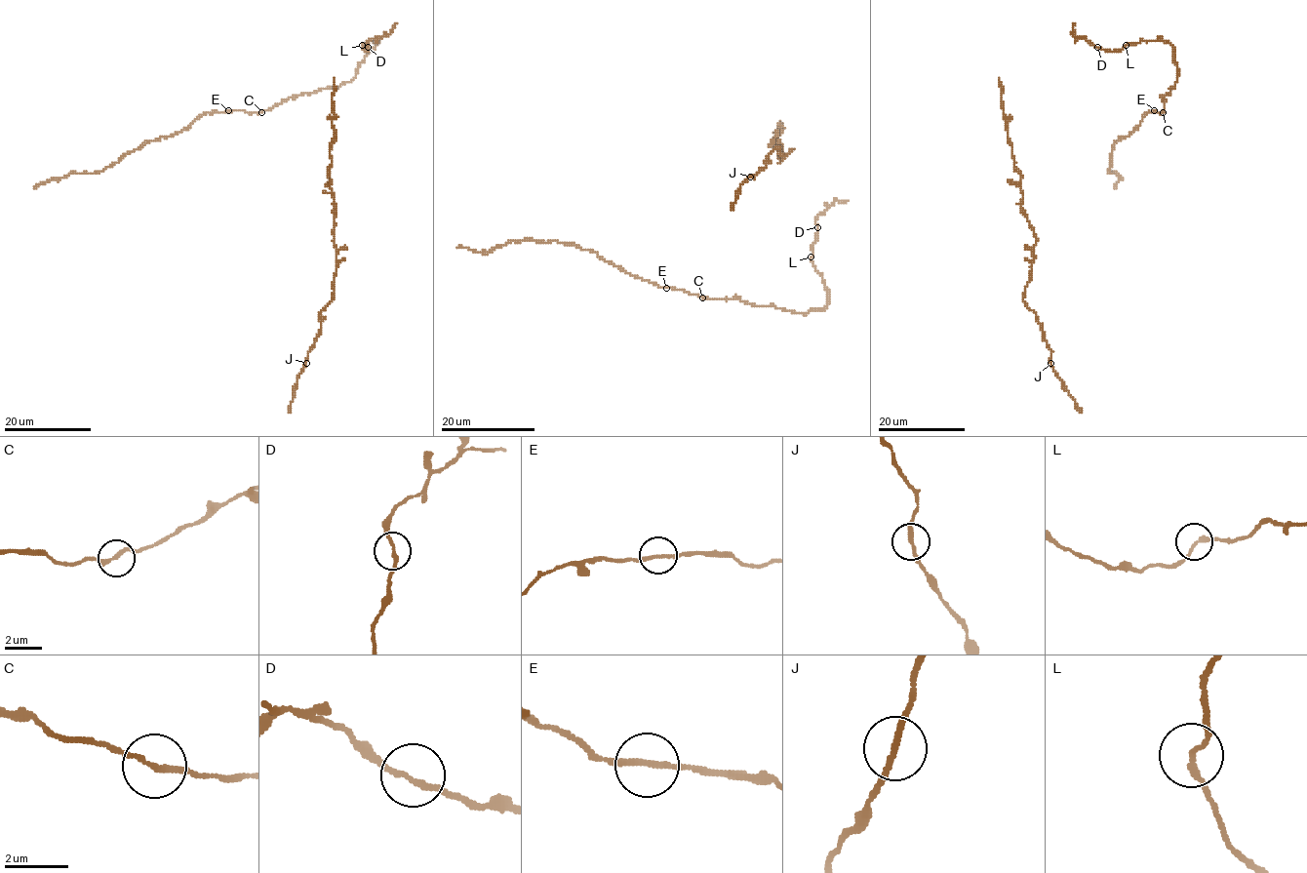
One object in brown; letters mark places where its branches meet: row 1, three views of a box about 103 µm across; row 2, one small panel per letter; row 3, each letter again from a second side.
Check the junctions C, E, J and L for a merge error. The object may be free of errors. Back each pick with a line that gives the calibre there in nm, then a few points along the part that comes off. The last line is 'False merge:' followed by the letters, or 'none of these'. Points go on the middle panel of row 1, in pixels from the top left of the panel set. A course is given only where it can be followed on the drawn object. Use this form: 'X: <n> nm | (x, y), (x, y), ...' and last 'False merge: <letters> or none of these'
False merge: none of these

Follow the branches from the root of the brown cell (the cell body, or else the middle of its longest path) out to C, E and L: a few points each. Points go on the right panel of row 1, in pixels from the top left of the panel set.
C: (1097, 48), (1114, 51), (1142, 40), (1168, 42), (1177, 67), (1177, 80), (1164, 97), (1163, 112)
E: (1097, 48), (1121, 50), (1142, 40), (1171, 45), (1177, 80), (1164, 97), (1164, 109), (1154, 110)
L: (1097, 48), (1114, 51), (1121, 50), (1126, 45)

